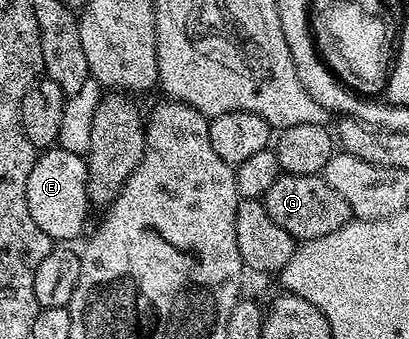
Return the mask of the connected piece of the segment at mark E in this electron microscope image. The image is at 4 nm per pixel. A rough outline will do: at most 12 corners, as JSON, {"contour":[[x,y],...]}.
{"contour":[[60,147],[29,171],[33,223],[71,243],[87,225],[87,163]]}

